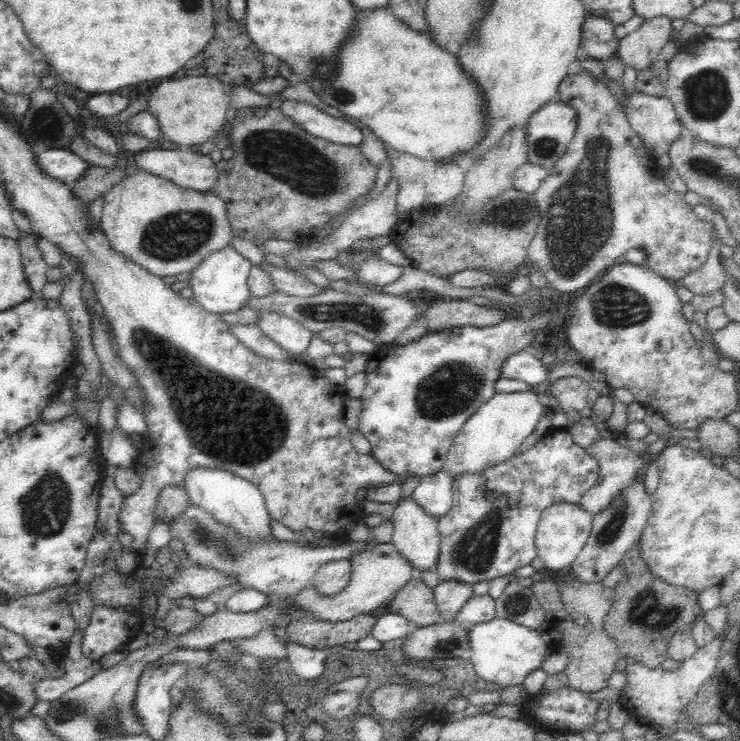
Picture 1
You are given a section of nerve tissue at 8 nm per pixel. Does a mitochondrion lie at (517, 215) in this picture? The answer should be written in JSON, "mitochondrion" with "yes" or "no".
{"mitochondrion":"yes"}

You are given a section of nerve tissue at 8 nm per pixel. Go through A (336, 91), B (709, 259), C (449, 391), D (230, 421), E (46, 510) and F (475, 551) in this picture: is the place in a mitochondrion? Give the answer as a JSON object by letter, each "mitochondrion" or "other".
{"A":"mitochondrion","B":"other","C":"mitochondrion","D":"mitochondrion","E":"mitochondrion","F":"mitochondrion"}

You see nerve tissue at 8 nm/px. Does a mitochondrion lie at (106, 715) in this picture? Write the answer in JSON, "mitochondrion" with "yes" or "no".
{"mitochondrion":"yes"}

